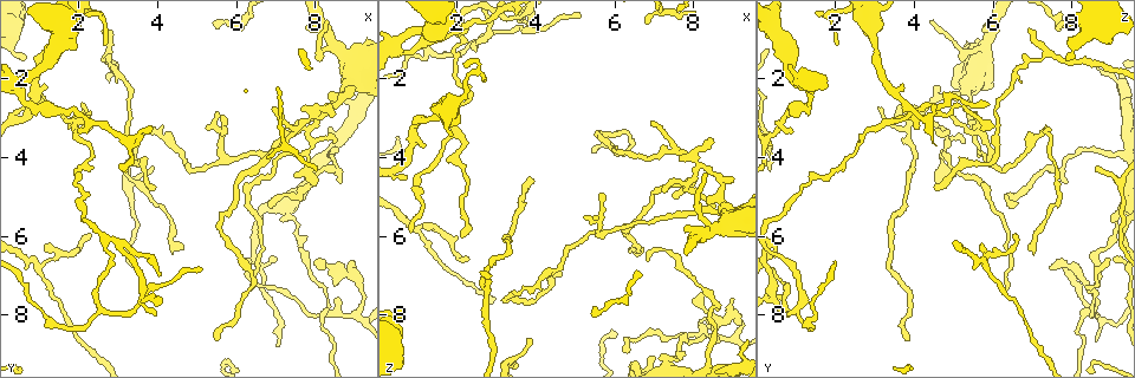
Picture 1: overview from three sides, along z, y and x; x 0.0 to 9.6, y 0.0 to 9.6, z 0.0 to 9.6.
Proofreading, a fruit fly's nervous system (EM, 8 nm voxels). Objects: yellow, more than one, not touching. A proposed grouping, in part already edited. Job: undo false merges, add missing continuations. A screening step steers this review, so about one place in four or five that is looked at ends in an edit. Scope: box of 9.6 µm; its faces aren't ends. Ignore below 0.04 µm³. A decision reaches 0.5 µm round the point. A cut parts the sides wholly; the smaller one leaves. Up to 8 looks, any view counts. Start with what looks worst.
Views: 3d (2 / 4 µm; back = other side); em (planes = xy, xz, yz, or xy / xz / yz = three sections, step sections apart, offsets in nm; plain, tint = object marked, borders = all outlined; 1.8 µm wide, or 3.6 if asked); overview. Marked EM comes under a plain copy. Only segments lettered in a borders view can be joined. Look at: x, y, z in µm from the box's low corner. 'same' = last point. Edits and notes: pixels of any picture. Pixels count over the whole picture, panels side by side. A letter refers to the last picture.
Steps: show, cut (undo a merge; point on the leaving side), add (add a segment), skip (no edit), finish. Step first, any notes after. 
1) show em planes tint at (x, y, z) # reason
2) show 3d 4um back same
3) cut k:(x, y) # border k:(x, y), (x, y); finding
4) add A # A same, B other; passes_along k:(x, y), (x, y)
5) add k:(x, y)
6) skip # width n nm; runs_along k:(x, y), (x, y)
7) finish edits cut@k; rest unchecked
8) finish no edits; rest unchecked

show em planes borders at (7.70, 3.95, 4.70) # sharp bend

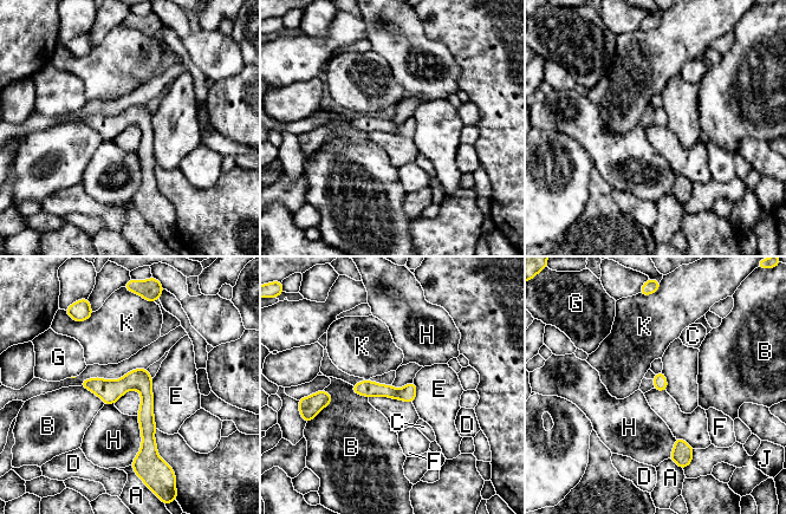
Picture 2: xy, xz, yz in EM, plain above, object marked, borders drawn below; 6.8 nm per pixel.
skip # width 100 nm; A other, B other, C other, D other, E other, F other, G other, H other, J other, K other; border 2:(137, 416), (141, 449), (130, 464); all the same cell

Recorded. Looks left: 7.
show em xy step 8 borders at (2.55, 0.75, 6.85) # tapers out

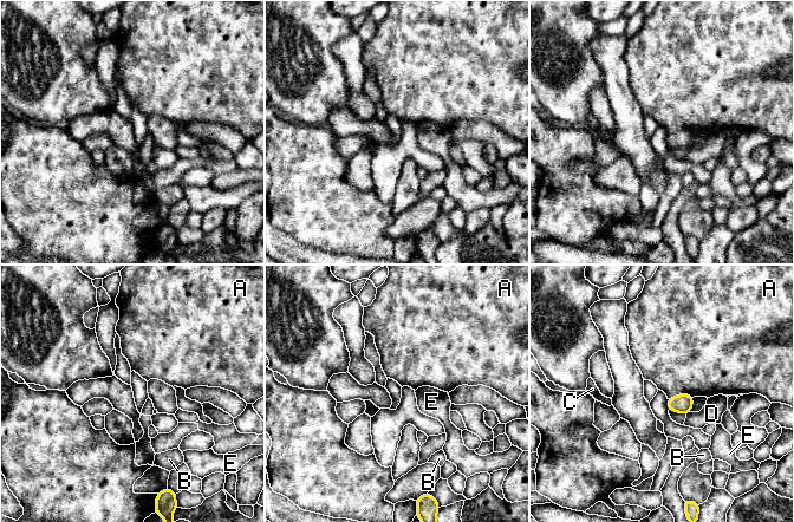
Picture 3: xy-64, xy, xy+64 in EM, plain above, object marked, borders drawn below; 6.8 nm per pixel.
show em planes borders same # cut it another way

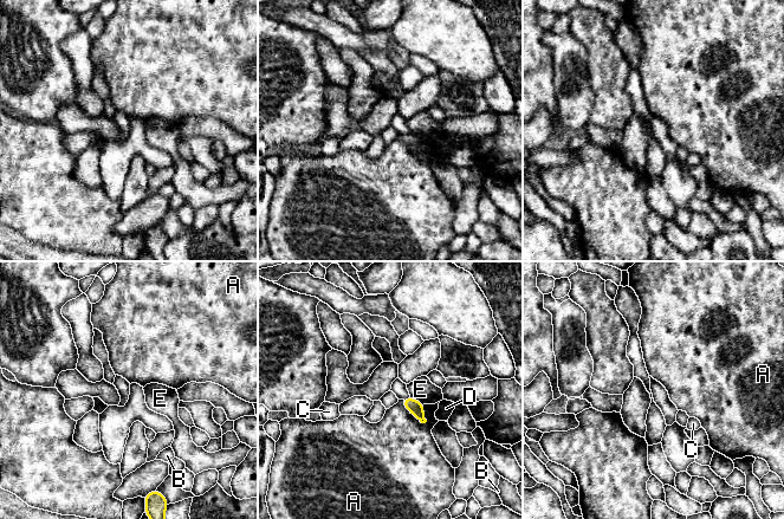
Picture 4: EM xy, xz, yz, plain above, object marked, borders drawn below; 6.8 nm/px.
skip # A other, B other, C other, D other, E other; border 4:(401, 401), (421, 422), (427, 421); none of them fits

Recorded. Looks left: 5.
show em 3.6um planes tint at (2.10, 3.30, 6.00) # branch stops here

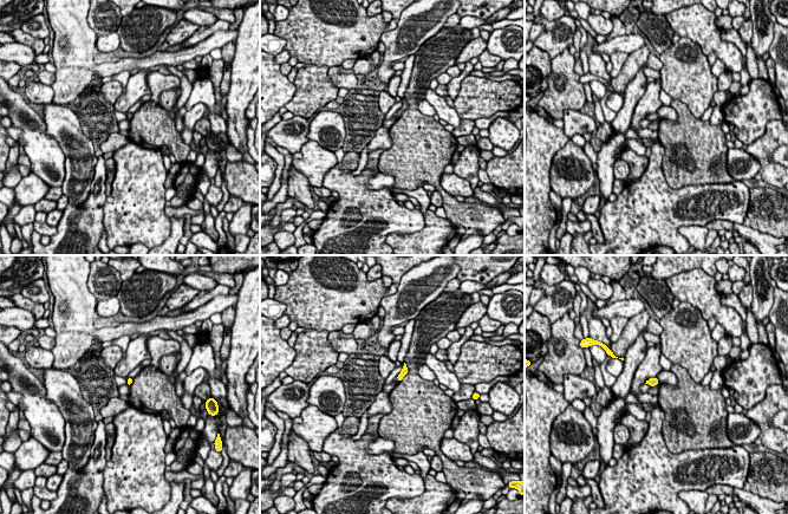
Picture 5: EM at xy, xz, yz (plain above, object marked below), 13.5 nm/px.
show em 3.6um planes borders same # what lies round it

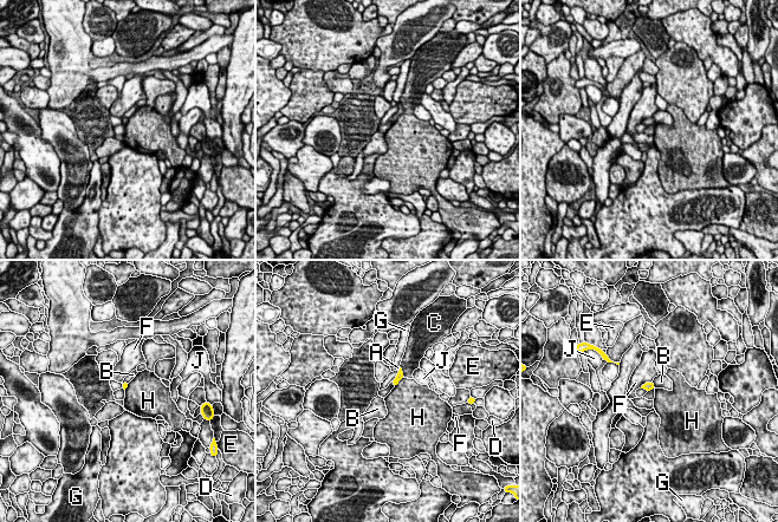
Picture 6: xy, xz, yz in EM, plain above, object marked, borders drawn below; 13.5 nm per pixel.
skip # A other, B other, C other, D other, E other, F other, G other, H other, J other; border 6:(654, 387), (648, 391); none of them fits

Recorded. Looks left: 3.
finish no edits; rest unchecked

